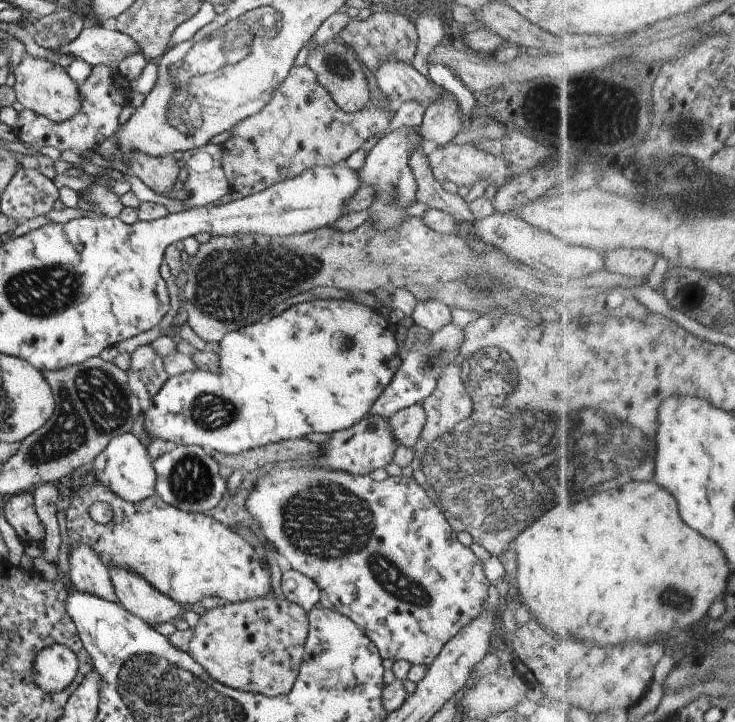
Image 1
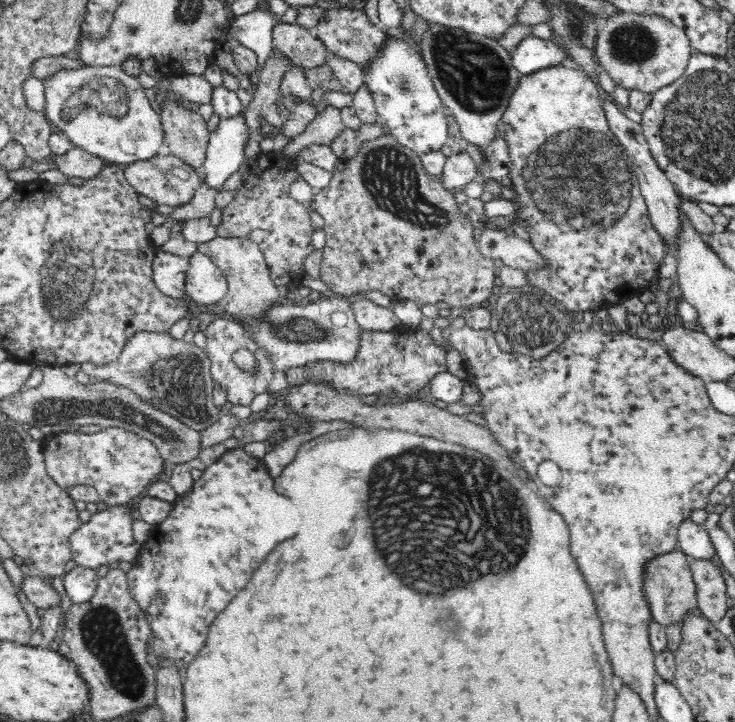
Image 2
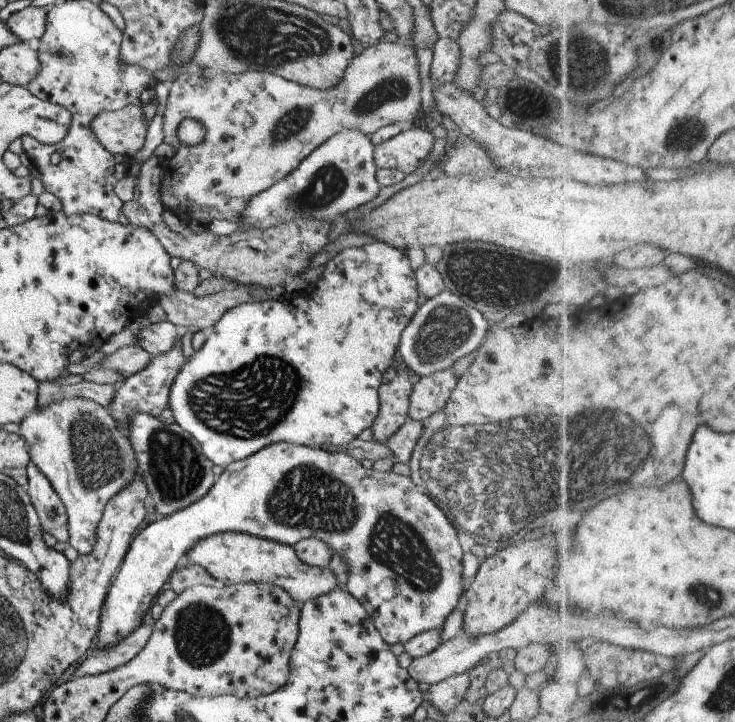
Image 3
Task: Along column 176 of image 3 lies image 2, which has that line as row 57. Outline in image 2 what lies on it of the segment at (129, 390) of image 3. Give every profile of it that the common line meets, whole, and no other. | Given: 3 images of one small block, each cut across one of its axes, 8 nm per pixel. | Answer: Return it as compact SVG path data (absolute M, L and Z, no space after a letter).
M348 7L330 8L325 10L323 16L313 29L315 36L323 42L328 52L357 63L361 68L365 69L374 62L374 58L388 40L386 30L382 26L370 23L364 10Z

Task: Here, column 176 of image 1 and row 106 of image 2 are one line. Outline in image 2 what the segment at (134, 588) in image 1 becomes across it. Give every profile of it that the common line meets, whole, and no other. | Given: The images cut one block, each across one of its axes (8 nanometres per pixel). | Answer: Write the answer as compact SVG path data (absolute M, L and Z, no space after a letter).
M601 100L601 103L602 107L604 107L604 114L606 115L610 130L616 135L620 144L624 147L630 168L634 168L634 175L637 177L642 196L645 198L651 225L663 238L665 244L667 244L669 249L668 254L675 255L676 246L678 246L678 239L676 239L678 235L676 234L680 230L679 206L683 198L675 191L674 185L668 180L664 171L658 167L658 164L652 157L649 144L643 135L641 123L638 124L626 117L624 110L615 101Z

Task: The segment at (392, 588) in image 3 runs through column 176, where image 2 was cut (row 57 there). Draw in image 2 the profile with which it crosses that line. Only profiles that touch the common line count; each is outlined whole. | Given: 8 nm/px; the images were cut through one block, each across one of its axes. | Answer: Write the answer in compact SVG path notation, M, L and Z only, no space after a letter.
M533 36L520 41L516 50L511 53L514 69L520 76L563 64L566 57L566 51L554 40L543 40Z

